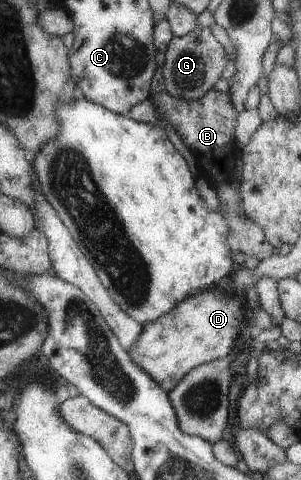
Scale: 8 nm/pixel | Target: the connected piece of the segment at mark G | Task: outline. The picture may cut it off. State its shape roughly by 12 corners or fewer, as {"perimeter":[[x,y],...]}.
{"perimeter":[[207,27],[173,36],[162,81],[171,97],[213,88],[225,51]]}

